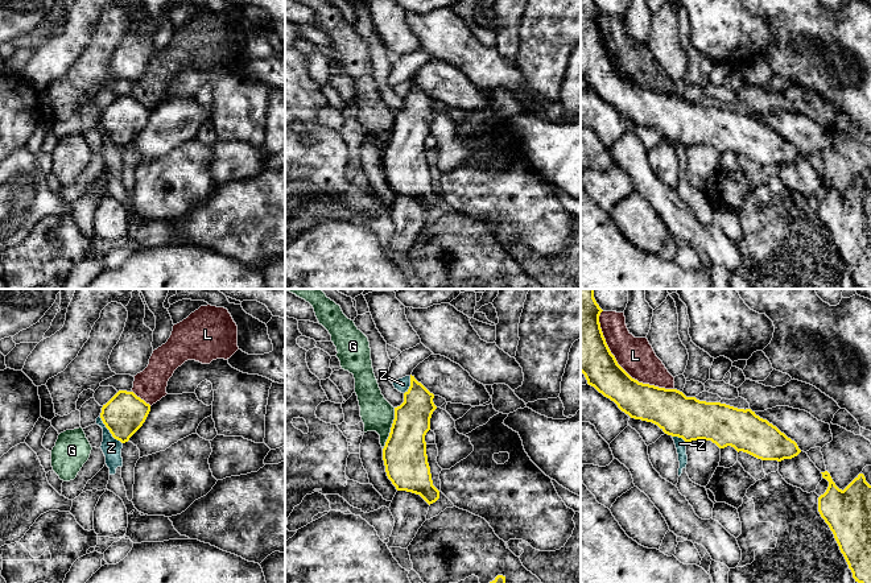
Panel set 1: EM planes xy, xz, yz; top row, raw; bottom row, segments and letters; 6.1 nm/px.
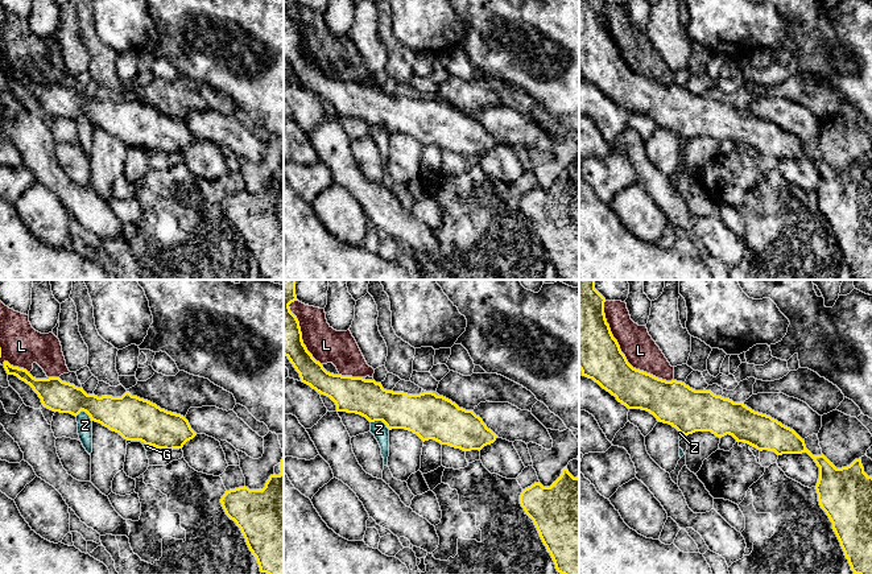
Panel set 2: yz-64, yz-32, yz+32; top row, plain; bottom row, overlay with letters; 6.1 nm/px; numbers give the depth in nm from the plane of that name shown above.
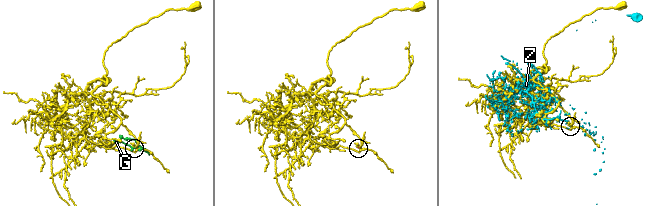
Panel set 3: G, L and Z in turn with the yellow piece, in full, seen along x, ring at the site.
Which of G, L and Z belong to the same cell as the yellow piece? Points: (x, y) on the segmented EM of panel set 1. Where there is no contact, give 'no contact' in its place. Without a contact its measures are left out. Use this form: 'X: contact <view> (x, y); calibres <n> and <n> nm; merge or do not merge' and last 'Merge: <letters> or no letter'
G: contact xz (391, 429); calibres 260 and 200 nm; do not merge
L: contact yz (618, 364); calibres 300 and 220 nm; do not merge
Z: contact xy (108, 429); calibres 240 and 120 nm; do not merge
Merge: no letter

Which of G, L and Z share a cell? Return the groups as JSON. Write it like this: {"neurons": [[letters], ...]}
{"neurons": [["G"], ["L"], ["Z"]]}

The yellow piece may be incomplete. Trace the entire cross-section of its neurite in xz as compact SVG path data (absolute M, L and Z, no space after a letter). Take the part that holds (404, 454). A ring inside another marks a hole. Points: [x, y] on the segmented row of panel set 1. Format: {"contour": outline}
{"contour": "M410 375L410 386L404 393L404 402L395 408L395 419L383 448L385 472L396 489L420 495L429 505L439 499L425 442L437 409L433 398L434 394Z"}

